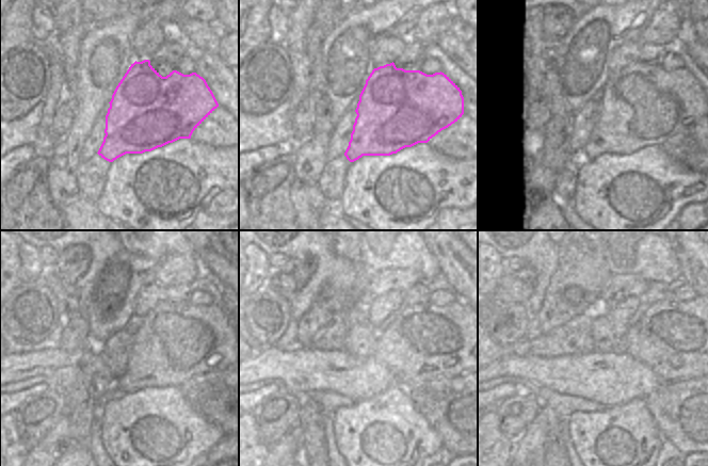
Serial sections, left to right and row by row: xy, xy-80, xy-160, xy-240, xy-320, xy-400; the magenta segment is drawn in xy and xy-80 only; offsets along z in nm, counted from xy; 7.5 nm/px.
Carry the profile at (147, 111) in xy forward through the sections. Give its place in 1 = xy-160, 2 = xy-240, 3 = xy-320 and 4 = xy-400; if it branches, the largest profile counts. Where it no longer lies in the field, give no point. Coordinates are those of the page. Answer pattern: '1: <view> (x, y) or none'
1: xy-160 (642, 106)
2: xy-240 (175, 341)
3: xy-320 (425, 341)
4: xy-400 (677, 339)

